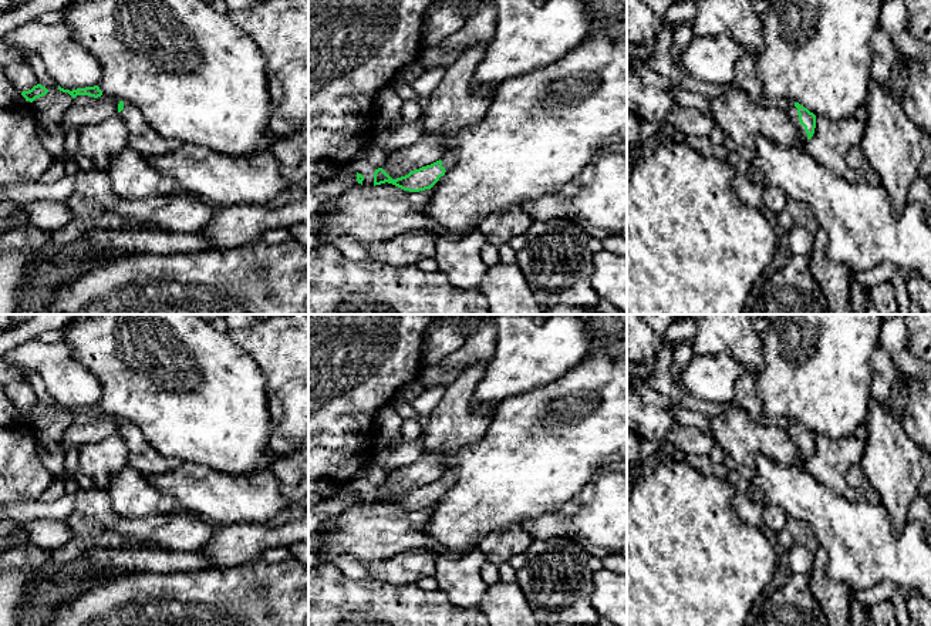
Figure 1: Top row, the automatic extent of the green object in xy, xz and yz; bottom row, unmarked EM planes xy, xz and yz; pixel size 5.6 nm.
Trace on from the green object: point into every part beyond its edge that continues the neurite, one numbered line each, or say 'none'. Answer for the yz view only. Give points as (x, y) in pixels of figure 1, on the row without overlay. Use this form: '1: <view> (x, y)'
1: yz (792, 430)

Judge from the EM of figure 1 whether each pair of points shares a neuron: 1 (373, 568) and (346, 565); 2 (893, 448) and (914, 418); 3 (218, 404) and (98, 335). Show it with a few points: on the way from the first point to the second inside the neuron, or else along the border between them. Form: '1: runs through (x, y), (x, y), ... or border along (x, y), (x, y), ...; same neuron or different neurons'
1: runs through (366, 568), (353, 568); same neuron
2: border along (901, 418), (906, 433), (916, 443); different neurons
3: runs through (185, 397), (154, 396), (121, 367); same neuron

